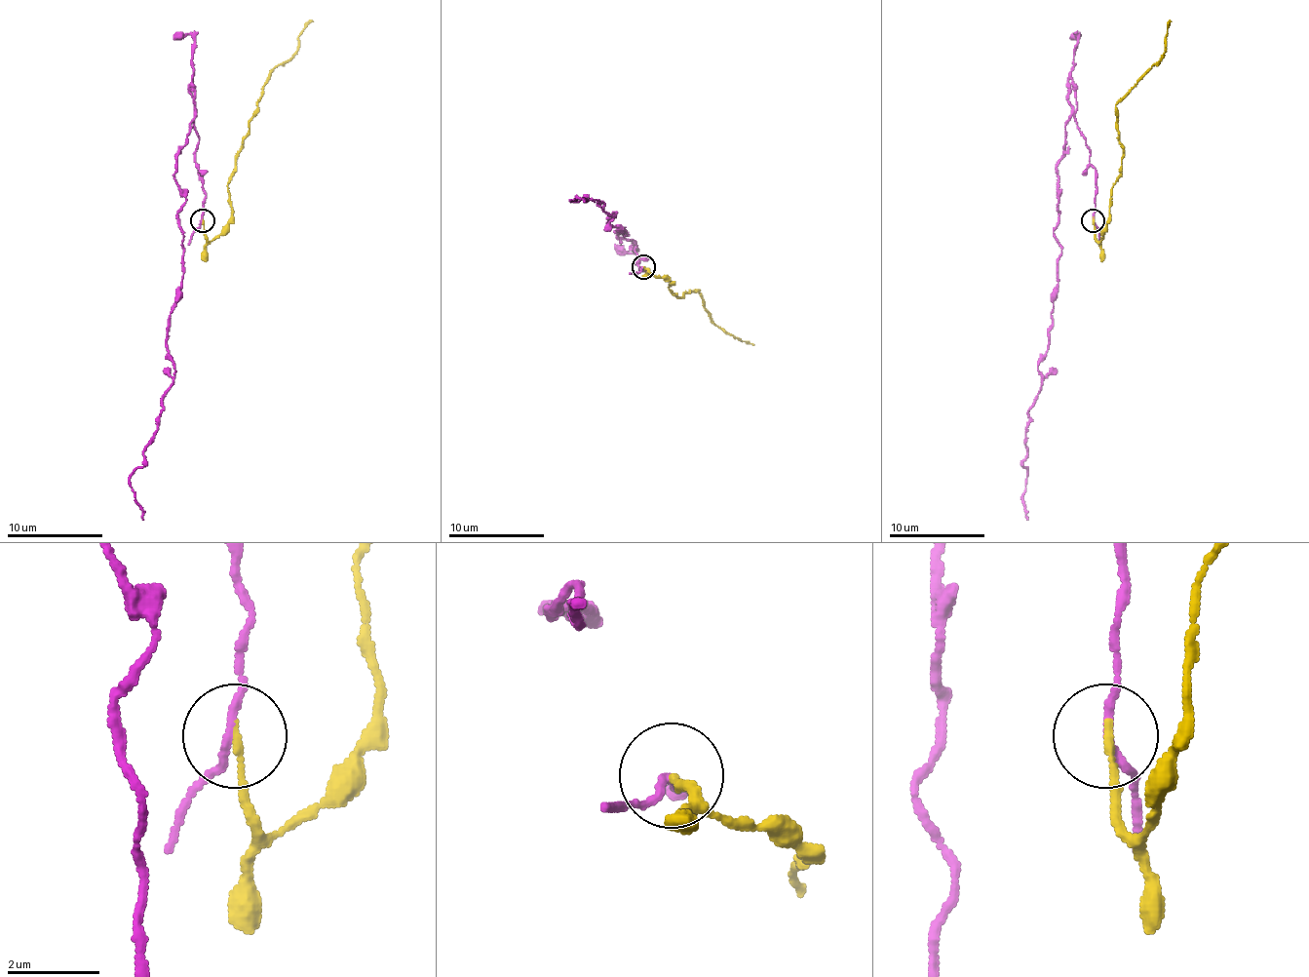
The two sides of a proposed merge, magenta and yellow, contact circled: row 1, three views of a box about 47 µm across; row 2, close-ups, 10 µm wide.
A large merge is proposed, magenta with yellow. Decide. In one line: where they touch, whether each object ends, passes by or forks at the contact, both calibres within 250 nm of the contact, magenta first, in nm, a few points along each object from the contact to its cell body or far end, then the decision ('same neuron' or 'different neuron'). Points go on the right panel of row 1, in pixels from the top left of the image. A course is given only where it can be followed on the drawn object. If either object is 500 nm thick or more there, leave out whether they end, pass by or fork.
(1093, 220) | magenta passes by | yellow ends | 150/160 nm | magenta via (1094, 219), (1096, 170), (1071, 117), (1058, 175), (1058, 294), (1038, 364), (1040, 393), (1028, 410), (1028, 520) | yellow via (1094, 219), (1097, 242), (1110, 215), (1112, 184), (1120, 175), (1117, 102), (1165, 50), (1170, 20) | different neuron

